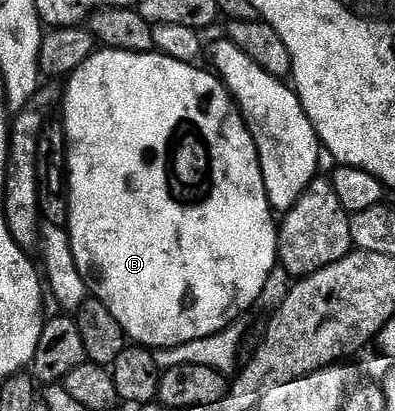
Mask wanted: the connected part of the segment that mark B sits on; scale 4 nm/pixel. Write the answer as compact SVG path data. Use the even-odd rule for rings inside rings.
M100 49L93 53L73 75L68 76L66 86L62 91L62 108L64 107L62 126L66 136L66 178L68 180L68 226L66 230L72 242L72 252L74 253L74 261L78 265L78 273L84 278L84 286L90 292L91 298L98 300L112 314L114 321L118 321L118 325L124 330L125 336L133 344L143 345L149 349L167 349L169 347L177 347L183 343L189 343L190 341L198 341L199 339L211 340L219 331L224 331L227 327L233 326L237 322L236 318L243 311L250 310L259 301L260 294L263 293L264 286L268 283L268 274L274 269L277 270L278 267L276 257L278 223L274 218L274 212L266 193L266 181L262 177L262 165L260 164L254 137L248 131L248 126L244 123L243 117L240 116L232 96L228 94L228 88L224 86L223 82L211 70L208 70L209 72L199 71L198 68L199 66L183 63L182 61L174 61L170 57L159 53L139 55L129 51Z

